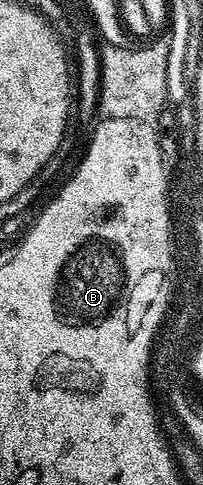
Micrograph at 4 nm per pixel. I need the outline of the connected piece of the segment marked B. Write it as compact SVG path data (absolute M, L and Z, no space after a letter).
M85 237L65 253L65 261L61 261L57 277L53 277L53 317L57 317L57 325L65 325L65 329L97 329L109 317L117 317L117 309L125 309L125 301L129 301L129 269L125 269L125 253L121 253L117 241L121 237Z

